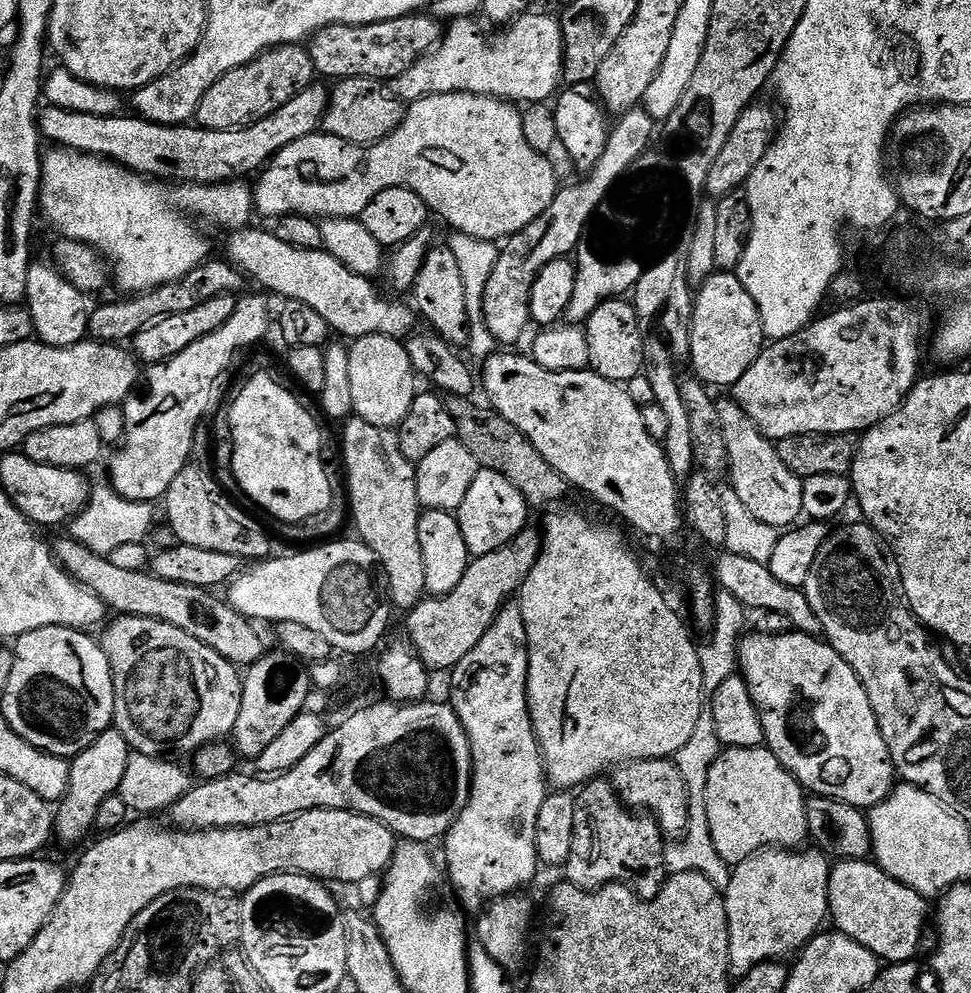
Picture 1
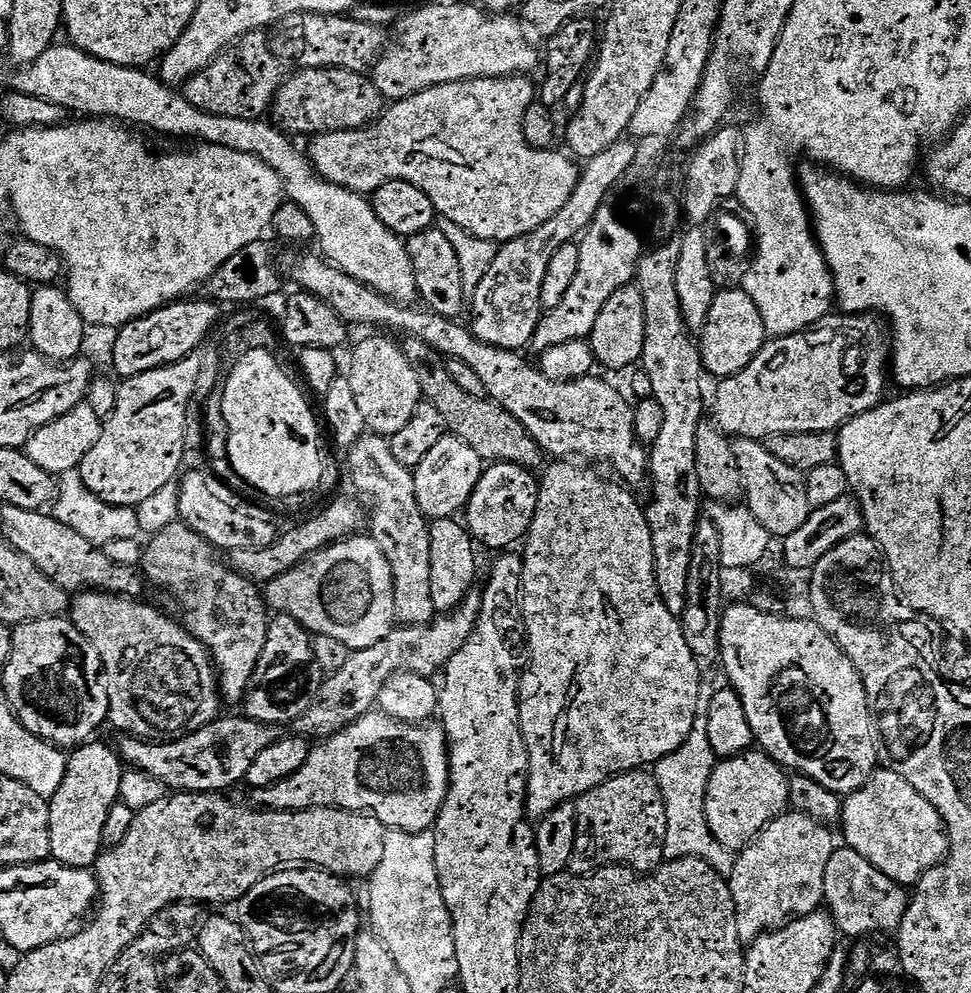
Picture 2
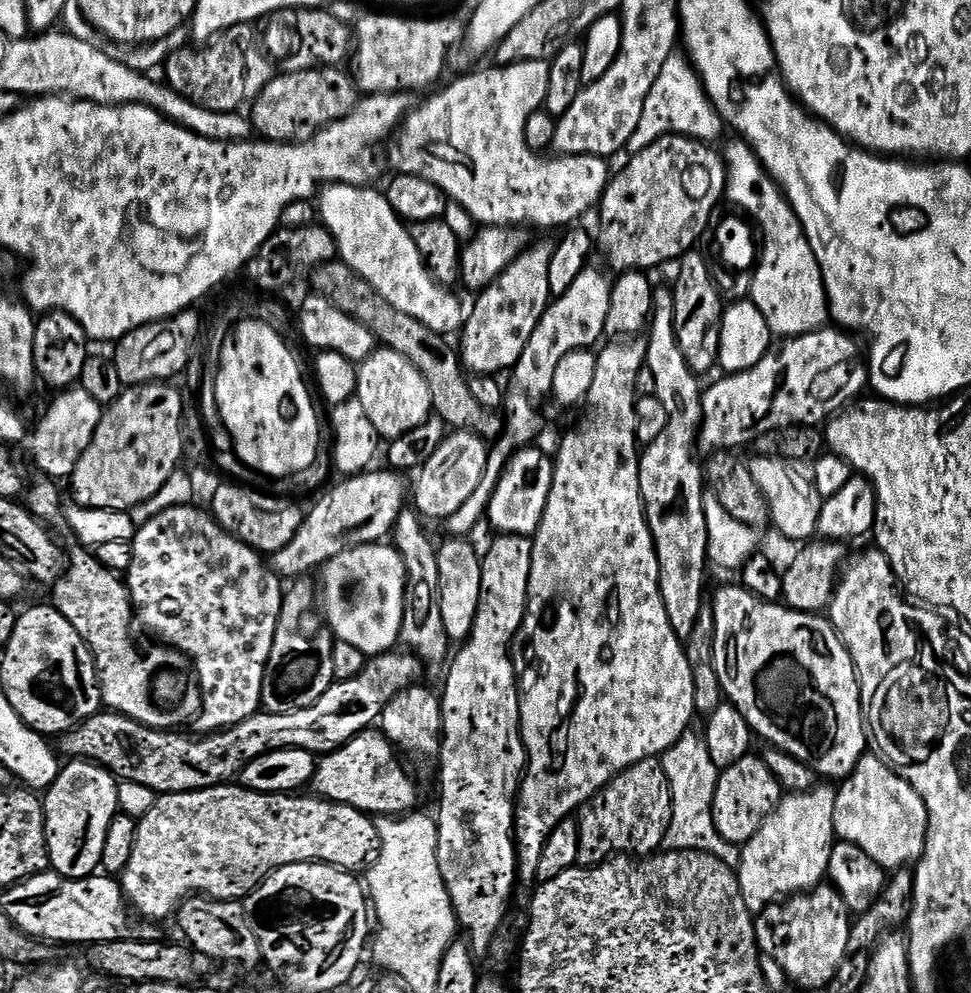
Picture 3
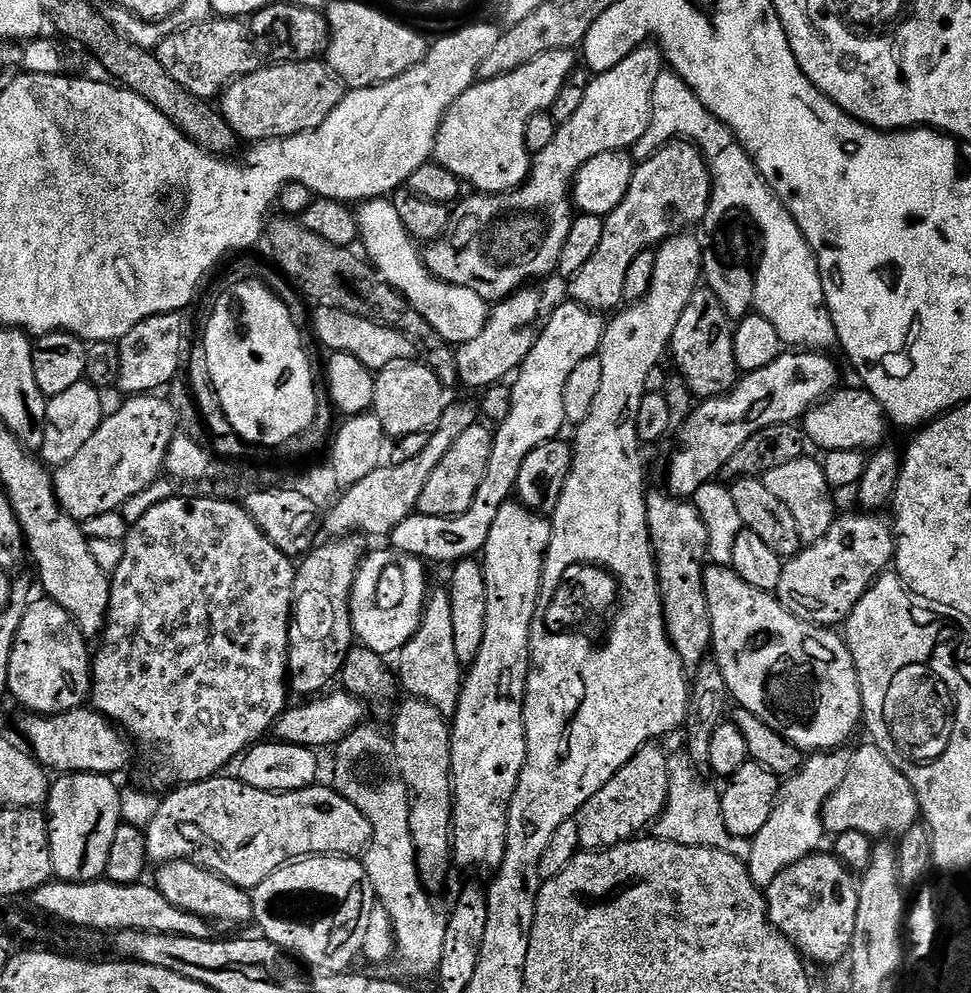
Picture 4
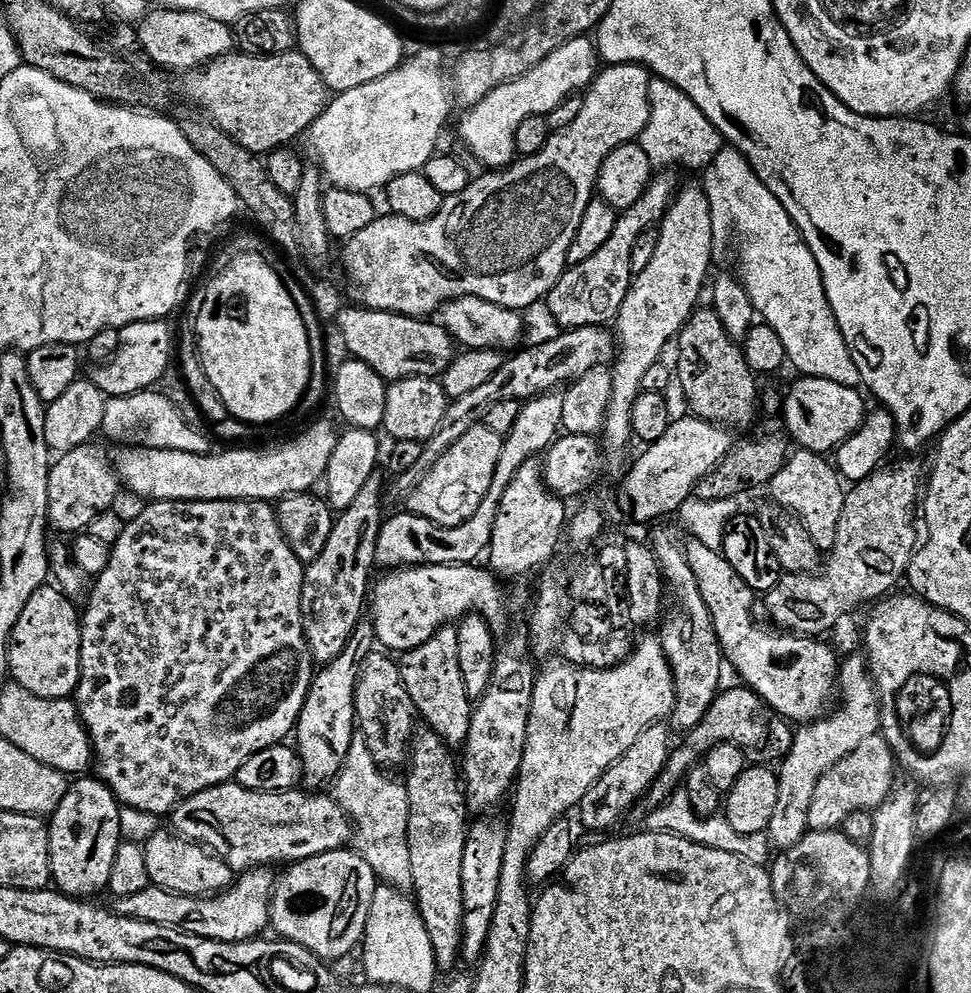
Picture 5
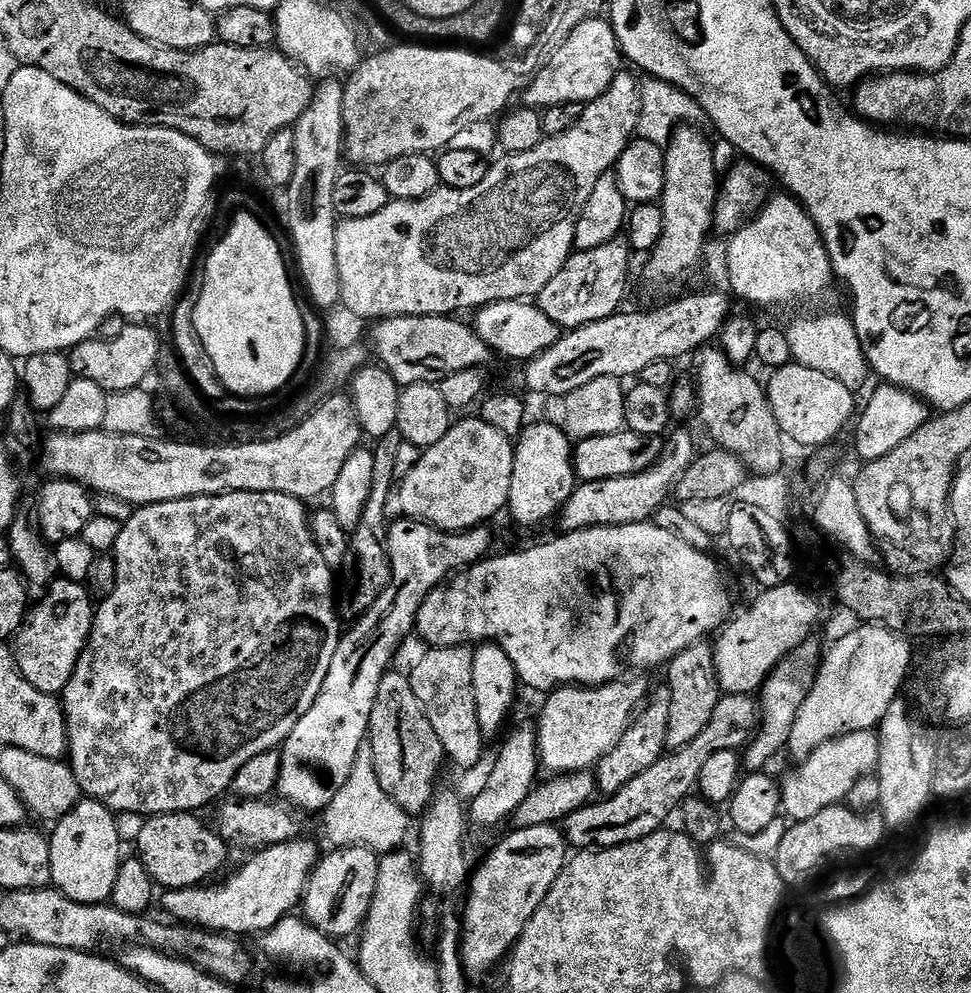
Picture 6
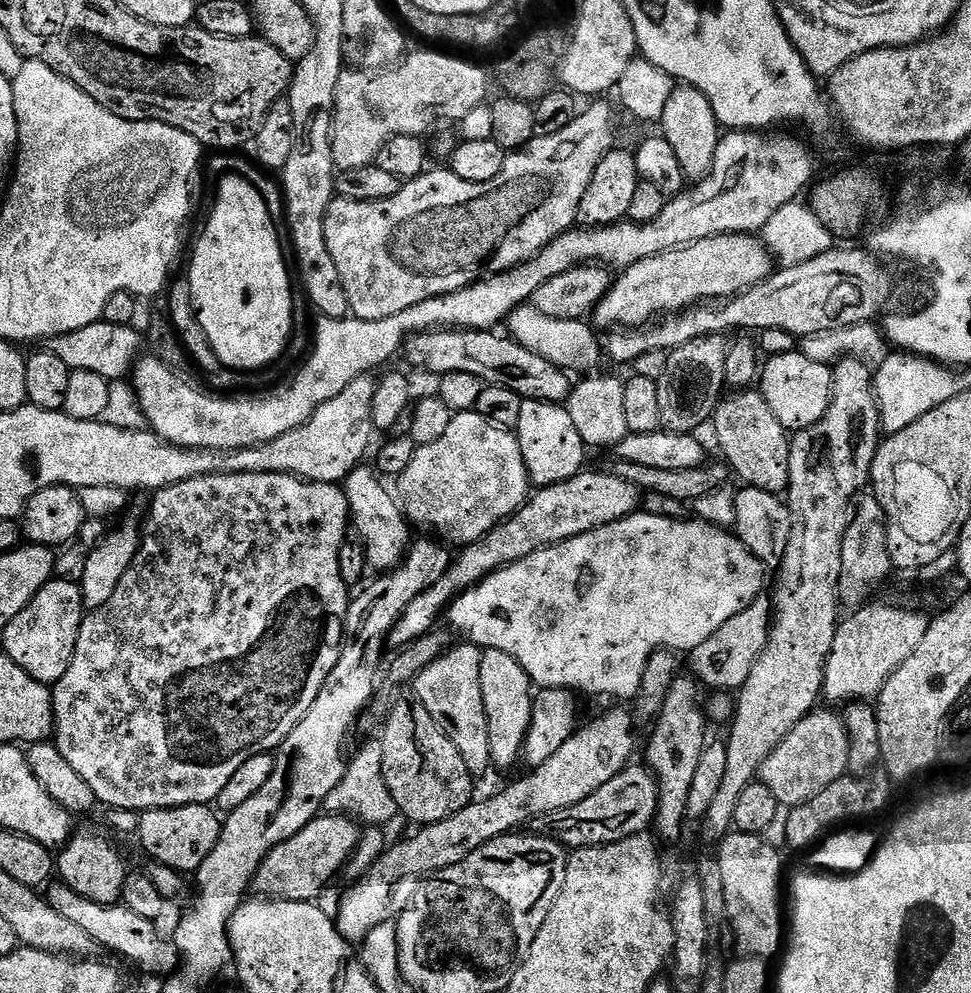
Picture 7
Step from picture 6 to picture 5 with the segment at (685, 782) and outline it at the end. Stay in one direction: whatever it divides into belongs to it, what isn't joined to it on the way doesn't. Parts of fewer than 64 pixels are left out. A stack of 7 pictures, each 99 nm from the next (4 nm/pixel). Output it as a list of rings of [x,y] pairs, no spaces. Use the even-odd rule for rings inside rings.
[[[747,686],[728,688],[717,692],[710,710],[698,722],[698,726],[687,729],[684,741],[677,743],[672,749],[666,766],[658,774],[652,789],[646,797],[649,809],[664,804],[683,785],[688,771],[701,763],[710,750],[719,744],[733,744],[743,750],[744,757],[752,766],[772,766],[783,761],[792,745],[794,728],[784,717],[760,697],[755,690]]]

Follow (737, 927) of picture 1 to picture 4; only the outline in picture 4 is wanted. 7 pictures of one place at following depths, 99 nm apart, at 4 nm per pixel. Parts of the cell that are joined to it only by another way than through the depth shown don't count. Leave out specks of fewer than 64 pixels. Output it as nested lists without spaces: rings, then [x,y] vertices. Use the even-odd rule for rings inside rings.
[[[833,750],[817,752],[805,759],[804,765],[793,776],[787,777],[780,785],[780,793],[774,802],[774,810],[770,810],[770,818],[766,826],[751,837],[752,849],[746,862],[748,873],[756,887],[767,890],[770,882],[782,874],[794,862],[811,856],[821,847],[826,839],[824,831],[824,804],[830,794],[842,786],[846,774],[850,774],[852,752],[848,750]]]

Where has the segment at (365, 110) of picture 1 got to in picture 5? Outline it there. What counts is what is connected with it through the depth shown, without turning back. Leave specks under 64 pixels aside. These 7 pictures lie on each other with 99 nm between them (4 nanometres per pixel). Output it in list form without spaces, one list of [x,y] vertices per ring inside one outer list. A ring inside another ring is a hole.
[[[298,50],[280,56],[229,54],[185,75],[184,92],[195,106],[246,150],[273,152],[305,135],[328,106],[330,93],[318,70]]]

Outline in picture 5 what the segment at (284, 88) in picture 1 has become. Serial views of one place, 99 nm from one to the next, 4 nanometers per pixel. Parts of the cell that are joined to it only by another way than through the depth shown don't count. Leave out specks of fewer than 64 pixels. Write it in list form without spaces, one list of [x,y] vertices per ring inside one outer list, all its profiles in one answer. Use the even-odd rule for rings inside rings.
[[[156,8],[140,21],[138,44],[142,52],[144,48],[145,54],[153,60],[149,61],[157,69],[191,74],[211,60],[222,58],[233,51],[234,28],[233,25],[217,22],[214,18],[206,18],[206,14]]]

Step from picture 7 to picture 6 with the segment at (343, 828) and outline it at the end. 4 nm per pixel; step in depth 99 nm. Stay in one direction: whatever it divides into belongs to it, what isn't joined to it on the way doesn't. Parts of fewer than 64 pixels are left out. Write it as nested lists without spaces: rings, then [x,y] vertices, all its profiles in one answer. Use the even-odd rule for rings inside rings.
[[[304,839],[287,840],[285,844],[253,851],[249,855],[252,857],[225,884],[220,884],[217,888],[173,888],[165,891],[164,897],[159,897],[158,904],[160,902],[164,907],[164,912],[168,915],[165,917],[184,926],[227,934],[232,938],[255,937],[269,932],[278,921],[295,909],[292,908],[295,904],[297,907],[303,901],[304,887],[316,868],[316,844]]]

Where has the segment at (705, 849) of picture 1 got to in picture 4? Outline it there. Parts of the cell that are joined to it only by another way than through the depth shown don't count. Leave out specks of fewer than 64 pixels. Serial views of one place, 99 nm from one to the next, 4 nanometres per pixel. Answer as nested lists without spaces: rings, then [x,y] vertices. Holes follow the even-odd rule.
[[[684,750],[672,752],[668,758],[670,770],[670,790],[664,812],[654,825],[654,836],[657,840],[674,842],[682,846],[695,848],[713,848],[726,854],[734,854],[734,858],[745,862],[750,858],[751,839],[735,836],[726,830],[726,822],[722,818],[720,792],[712,789],[707,779],[698,774],[691,765],[690,758]]]

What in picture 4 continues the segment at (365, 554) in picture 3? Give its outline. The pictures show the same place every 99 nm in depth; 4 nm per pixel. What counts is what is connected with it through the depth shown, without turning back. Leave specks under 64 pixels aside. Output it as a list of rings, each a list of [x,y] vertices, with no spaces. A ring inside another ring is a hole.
[[[395,550],[388,552],[369,551],[360,561],[360,568],[356,571],[356,581],[352,587],[350,598],[350,614],[352,615],[352,631],[355,639],[363,647],[374,650],[378,655],[388,658],[399,653],[400,649],[410,642],[412,635],[418,630],[420,619],[424,613],[424,602],[430,592],[428,576],[424,573],[425,561],[413,555],[405,555]]]

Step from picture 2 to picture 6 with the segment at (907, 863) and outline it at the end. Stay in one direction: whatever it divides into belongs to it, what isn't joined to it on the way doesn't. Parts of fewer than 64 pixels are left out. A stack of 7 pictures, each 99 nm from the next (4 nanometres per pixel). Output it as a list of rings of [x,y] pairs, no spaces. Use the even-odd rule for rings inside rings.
[[[875,731],[851,732],[834,738],[814,754],[795,765],[796,769],[782,780],[782,812],[789,821],[814,818],[818,810],[835,808],[847,801],[850,790],[864,776],[873,775],[879,766],[879,738]]]

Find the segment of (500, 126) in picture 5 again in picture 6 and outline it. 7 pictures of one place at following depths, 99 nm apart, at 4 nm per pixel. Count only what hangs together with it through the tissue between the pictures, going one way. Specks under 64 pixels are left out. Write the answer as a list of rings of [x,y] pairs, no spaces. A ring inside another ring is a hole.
[[[597,18],[582,22],[562,42],[560,48],[551,53],[553,56],[544,64],[544,69],[533,78],[524,92],[523,103],[527,107],[543,110],[553,108],[559,104],[573,102],[591,102],[597,100],[614,82],[614,78],[621,75],[622,53],[620,43],[614,34],[611,23],[607,19]]]

